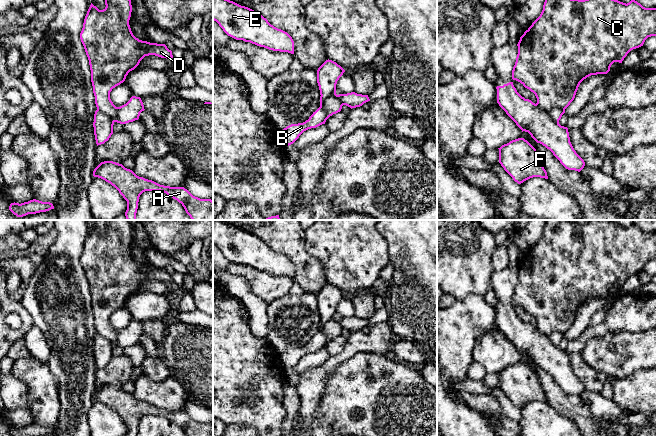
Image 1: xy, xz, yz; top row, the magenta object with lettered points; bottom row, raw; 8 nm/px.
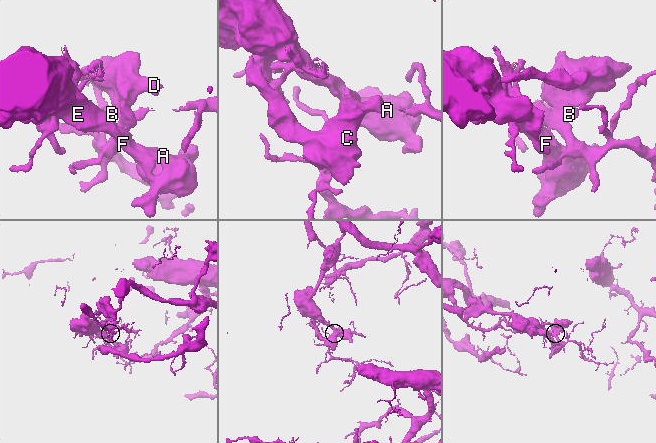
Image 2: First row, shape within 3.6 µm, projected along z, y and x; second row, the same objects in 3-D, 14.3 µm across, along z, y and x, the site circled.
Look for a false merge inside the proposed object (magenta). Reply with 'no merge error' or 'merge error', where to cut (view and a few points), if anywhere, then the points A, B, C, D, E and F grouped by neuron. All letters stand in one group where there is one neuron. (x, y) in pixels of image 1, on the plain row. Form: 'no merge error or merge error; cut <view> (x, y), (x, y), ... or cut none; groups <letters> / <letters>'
merge error; cut yz (536, 327), (540, 333), (547, 336), (555, 331), (564, 334); groups A B E F / C D

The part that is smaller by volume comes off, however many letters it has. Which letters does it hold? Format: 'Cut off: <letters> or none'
Cut off: C, D

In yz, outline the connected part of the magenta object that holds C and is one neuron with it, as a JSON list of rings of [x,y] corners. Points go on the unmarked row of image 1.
[[[546,220],[540,240],[520,261],[512,303],[533,316],[537,330],[547,337],[555,332],[566,333],[574,324],[580,307],[591,299],[607,298],[614,286],[622,287],[627,278],[643,270],[648,261],[656,260],[656,232],[645,232],[635,224],[623,227],[606,220],[571,223],[567,220]]]

